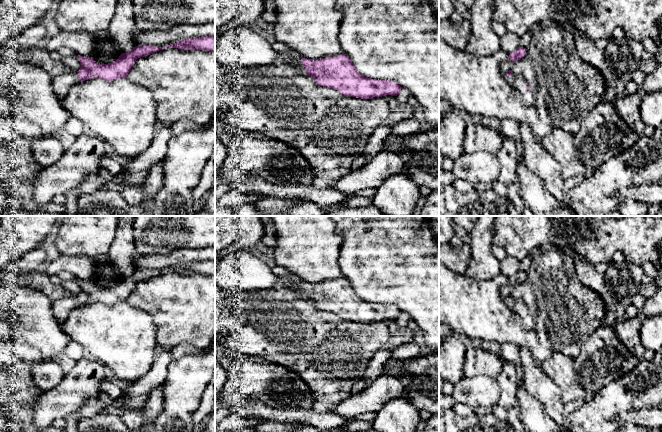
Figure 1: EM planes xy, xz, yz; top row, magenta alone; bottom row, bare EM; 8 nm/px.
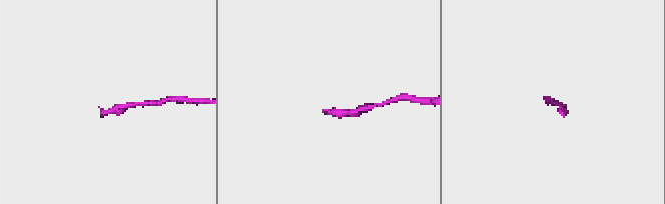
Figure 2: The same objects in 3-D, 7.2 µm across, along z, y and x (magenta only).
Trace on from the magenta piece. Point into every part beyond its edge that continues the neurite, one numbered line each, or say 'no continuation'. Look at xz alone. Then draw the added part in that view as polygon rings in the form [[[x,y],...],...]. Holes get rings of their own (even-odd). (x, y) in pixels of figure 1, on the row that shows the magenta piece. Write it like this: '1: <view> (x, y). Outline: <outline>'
1: xz (294, 61). Outline: [[[291,54],[290,58],[285,62],[297,67],[297,71],[299,71],[300,73],[305,73],[308,71],[304,66],[301,65],[301,58],[297,58],[293,54]]]

